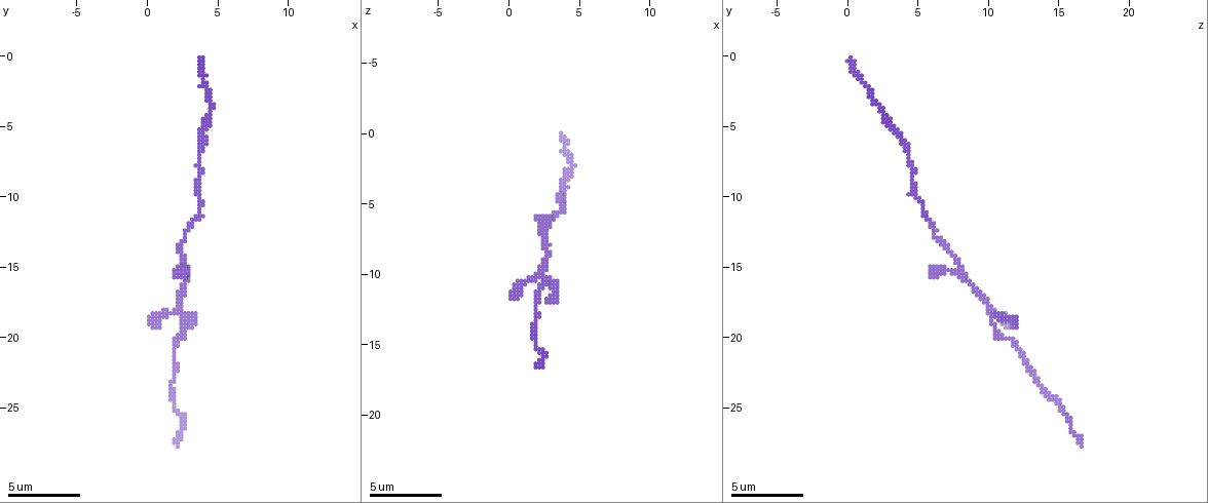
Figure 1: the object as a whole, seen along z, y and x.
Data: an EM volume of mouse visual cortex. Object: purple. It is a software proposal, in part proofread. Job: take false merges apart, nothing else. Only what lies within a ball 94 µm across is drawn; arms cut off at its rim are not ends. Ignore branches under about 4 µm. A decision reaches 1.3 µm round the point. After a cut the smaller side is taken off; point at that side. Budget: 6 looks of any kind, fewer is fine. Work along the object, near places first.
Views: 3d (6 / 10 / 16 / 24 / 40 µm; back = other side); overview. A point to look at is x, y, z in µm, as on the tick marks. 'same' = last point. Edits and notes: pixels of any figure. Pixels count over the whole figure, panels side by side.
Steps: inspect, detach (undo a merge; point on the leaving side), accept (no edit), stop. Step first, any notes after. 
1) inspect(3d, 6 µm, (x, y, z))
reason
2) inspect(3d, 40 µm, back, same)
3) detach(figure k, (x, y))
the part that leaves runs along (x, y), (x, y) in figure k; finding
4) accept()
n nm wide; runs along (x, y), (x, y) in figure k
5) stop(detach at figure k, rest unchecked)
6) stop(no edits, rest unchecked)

inspect(3d, 16 µm, (2.2, 18.0, 10.0))

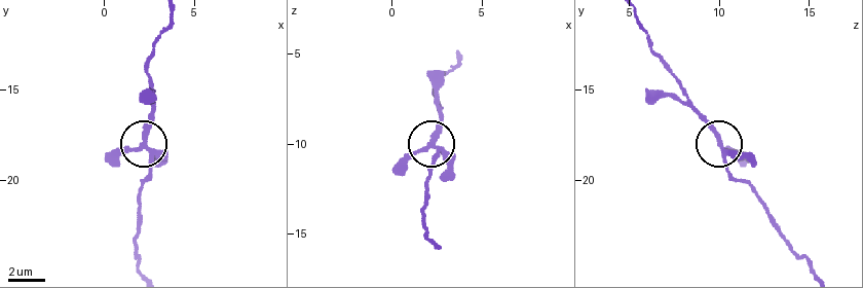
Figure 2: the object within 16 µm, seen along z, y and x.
inspect(3d, 6 µm, (2.2, 18.1, 10.2))

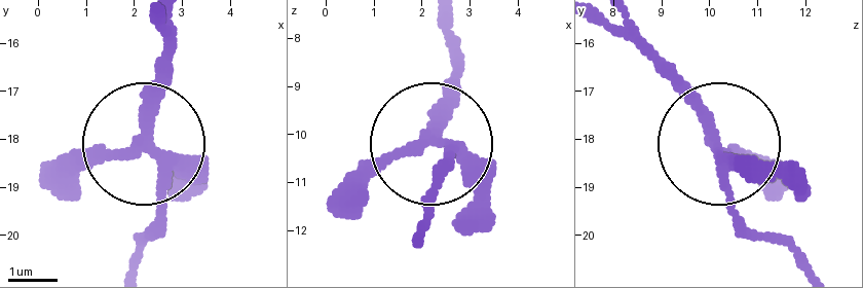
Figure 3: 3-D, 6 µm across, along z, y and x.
accept()
runs along (454, 43), (438, 133), (336, 215) in figure 3; one cell here

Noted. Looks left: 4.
inspect(3d, 10 µm, (2.6, 14.6, 7.8))

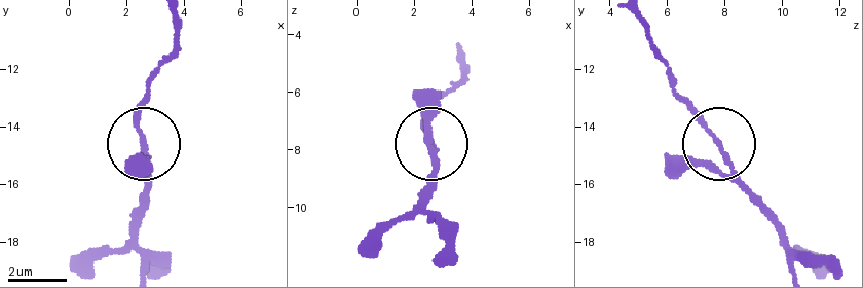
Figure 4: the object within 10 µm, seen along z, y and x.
accept()
side arm 18 µm; runs along (715, 135), (729, 169), (764, 204) in figure 4; all the same cell

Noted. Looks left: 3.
inspect(3d, 10 µm, (4.0, 4.8, 3.0))
calibre changes

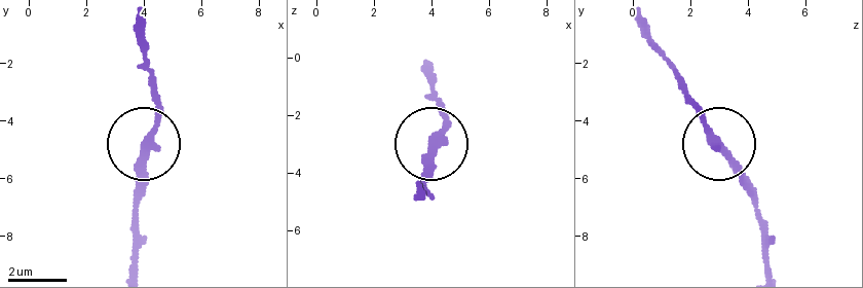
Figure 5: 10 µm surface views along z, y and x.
inspect(3d, 10 µm, back, (4.2, 4.8, 2.9))

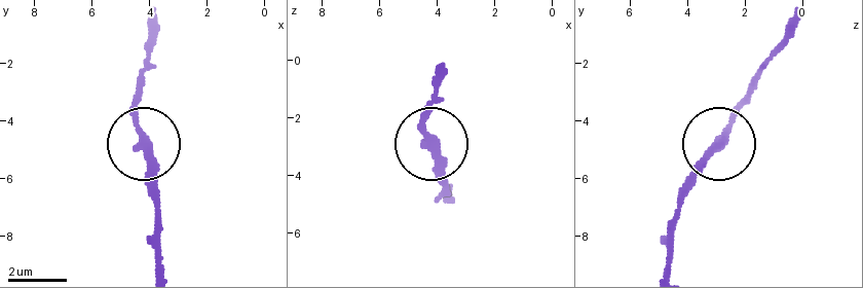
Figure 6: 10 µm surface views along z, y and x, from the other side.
accept()
runs along (665, 267), (679, 186), (755, 85) in figure 6; continuous, no second cell

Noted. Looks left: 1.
stop(no edits, rest unchecked)

